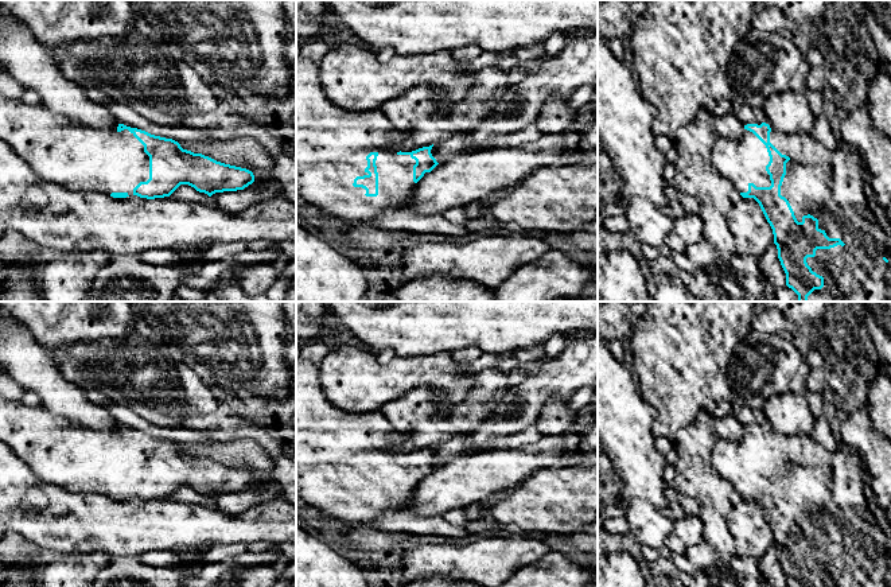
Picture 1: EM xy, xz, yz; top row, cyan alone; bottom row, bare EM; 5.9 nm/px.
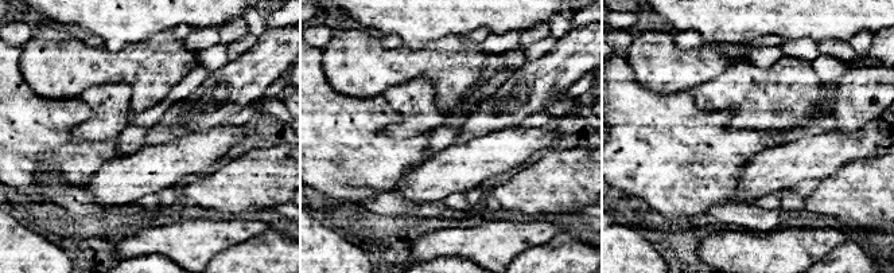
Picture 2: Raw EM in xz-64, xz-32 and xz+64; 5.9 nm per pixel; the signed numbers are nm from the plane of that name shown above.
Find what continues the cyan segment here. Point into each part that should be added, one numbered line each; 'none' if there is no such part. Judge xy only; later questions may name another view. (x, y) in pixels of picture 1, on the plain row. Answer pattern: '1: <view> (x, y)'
1: xy (81, 459)

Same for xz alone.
1: xz (331, 444)

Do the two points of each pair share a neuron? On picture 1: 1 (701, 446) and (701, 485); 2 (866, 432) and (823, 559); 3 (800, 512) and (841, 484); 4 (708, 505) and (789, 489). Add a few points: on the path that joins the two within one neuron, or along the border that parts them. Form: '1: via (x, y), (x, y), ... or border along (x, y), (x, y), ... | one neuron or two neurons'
1: via (696, 455), (696, 475) | one neuron
2: border along (843, 446), (849, 447), (863, 461) | two neurons
3: via (810, 501), (831, 485) | one neuron
4: border along (712, 465), (734, 489) | two neurons

